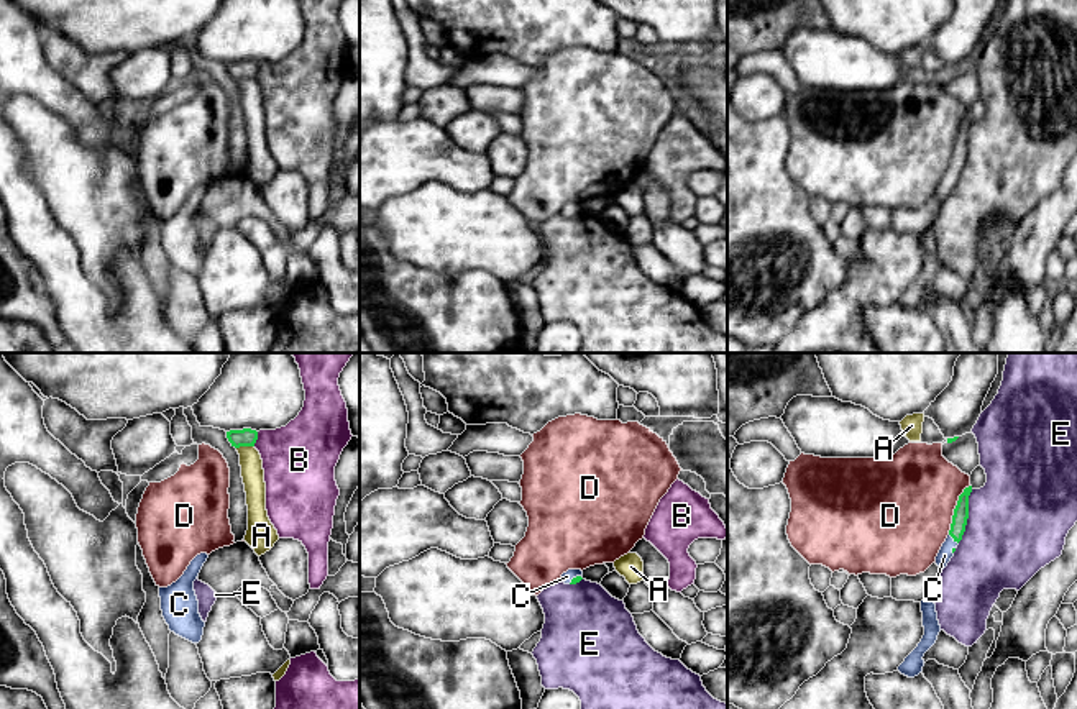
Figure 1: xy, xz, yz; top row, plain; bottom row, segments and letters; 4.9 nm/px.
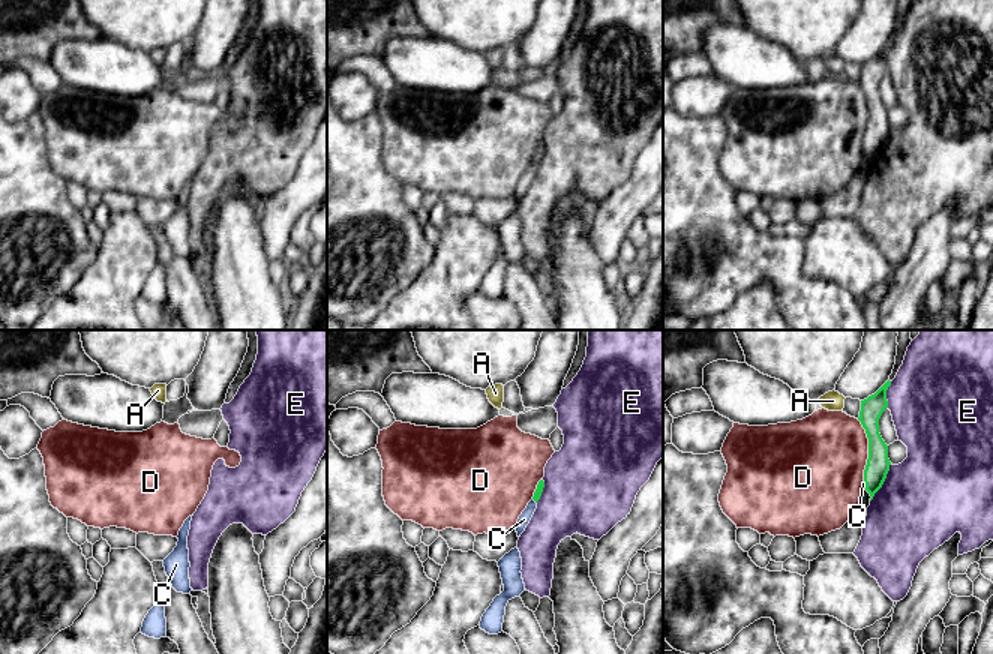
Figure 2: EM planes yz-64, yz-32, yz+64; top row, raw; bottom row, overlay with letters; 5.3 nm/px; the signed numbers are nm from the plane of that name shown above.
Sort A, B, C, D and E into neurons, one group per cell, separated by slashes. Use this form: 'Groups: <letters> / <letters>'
Groups: A / B / C / D / E

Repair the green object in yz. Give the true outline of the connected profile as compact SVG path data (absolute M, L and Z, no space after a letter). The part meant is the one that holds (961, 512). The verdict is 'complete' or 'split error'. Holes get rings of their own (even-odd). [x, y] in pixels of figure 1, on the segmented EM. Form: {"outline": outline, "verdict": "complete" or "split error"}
{"outline": "M972 486L965 487L964 492L959 496L957 505L954 509L949 535L936 556L936 565L941 569L944 569L947 566L947 563L951 561L951 558L954 556L954 551L965 532L965 525L967 525L967 519L969 519L970 492L972 492Z", "verdict": "split error"}

